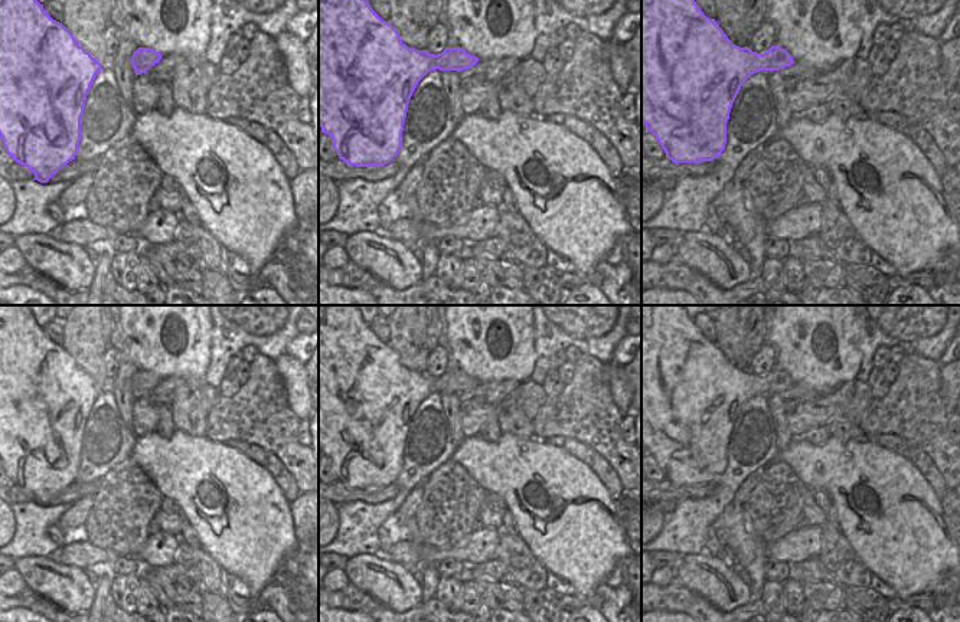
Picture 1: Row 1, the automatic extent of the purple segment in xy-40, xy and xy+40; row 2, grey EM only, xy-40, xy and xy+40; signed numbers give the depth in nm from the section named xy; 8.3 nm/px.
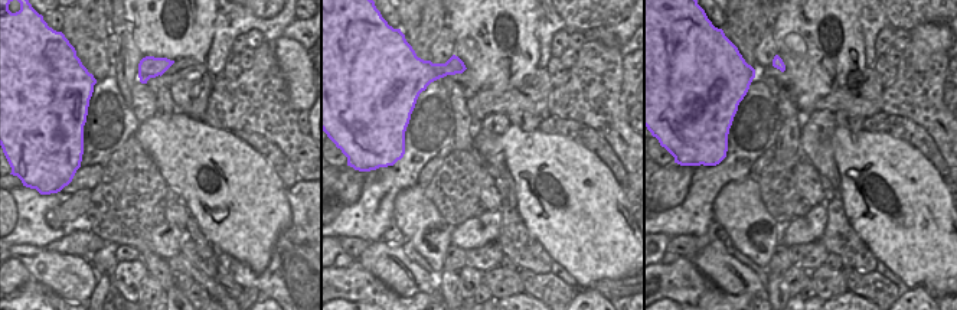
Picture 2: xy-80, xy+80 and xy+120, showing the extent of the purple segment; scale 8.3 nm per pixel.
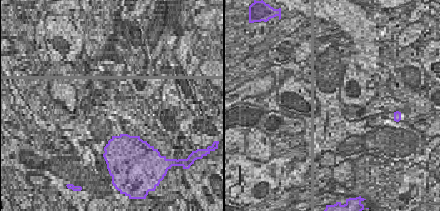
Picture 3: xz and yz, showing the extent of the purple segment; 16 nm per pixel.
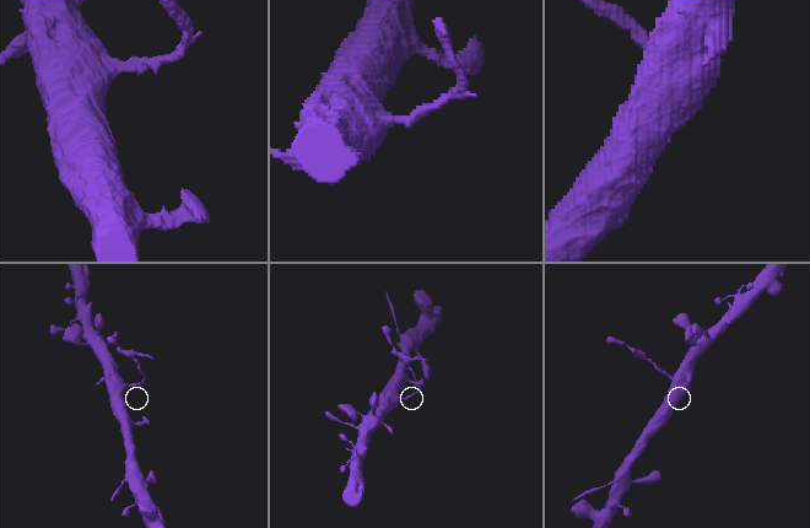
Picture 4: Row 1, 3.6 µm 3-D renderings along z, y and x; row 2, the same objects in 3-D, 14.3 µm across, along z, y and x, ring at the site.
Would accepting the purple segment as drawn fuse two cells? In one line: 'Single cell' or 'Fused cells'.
Fused cells

